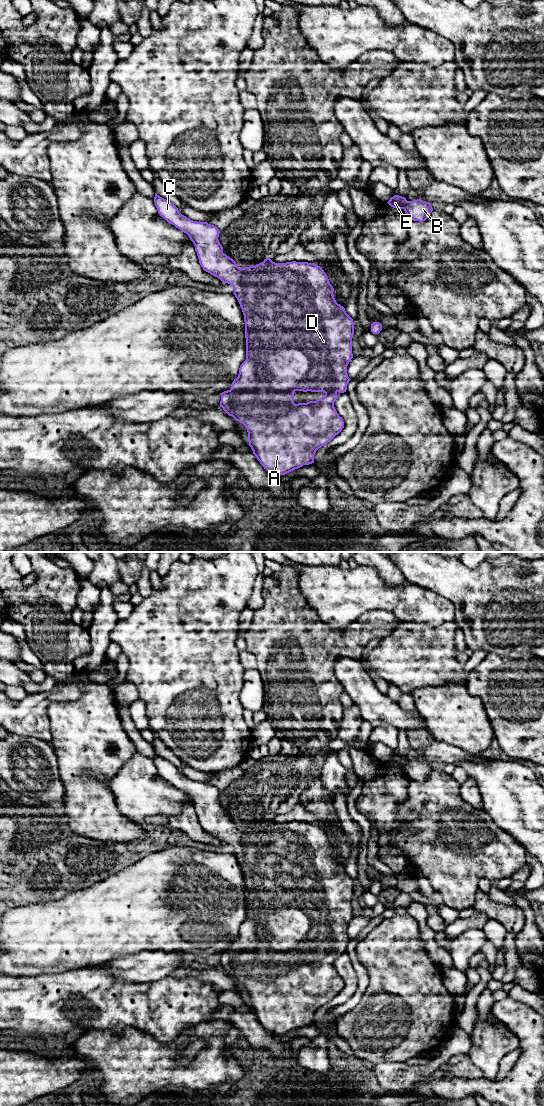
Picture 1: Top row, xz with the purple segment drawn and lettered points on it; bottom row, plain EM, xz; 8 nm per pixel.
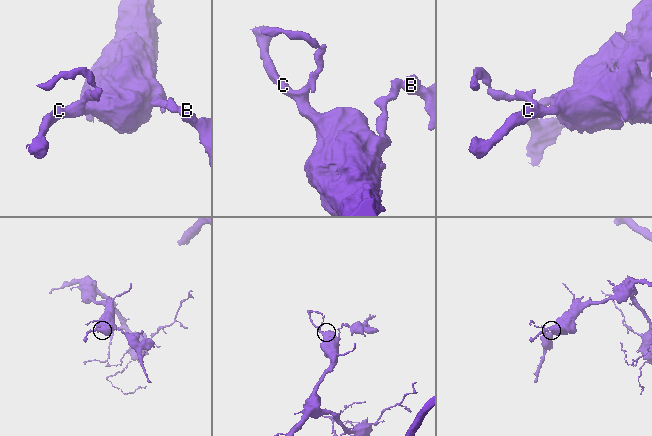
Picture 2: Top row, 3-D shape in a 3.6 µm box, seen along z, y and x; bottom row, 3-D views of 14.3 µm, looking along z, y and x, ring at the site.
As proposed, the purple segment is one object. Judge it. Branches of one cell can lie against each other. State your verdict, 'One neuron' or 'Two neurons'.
Two neurons

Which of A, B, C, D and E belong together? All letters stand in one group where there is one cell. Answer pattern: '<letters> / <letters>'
A C D E / B

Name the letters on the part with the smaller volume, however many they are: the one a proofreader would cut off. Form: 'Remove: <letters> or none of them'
Remove: B

